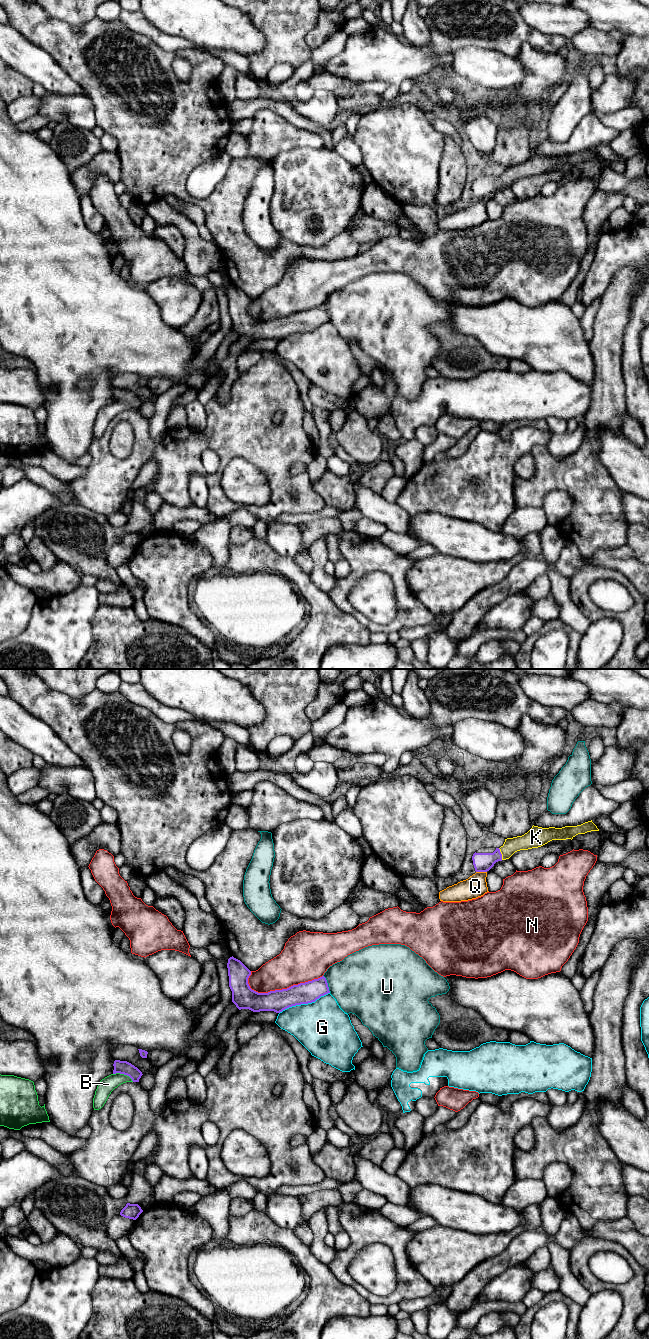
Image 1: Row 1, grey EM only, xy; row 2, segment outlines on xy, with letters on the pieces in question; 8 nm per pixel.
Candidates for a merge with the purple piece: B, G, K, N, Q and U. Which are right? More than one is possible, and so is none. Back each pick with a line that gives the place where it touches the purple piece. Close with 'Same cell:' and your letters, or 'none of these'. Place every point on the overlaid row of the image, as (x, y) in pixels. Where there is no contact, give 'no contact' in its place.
K: xy (501, 854)
Same cell: K

